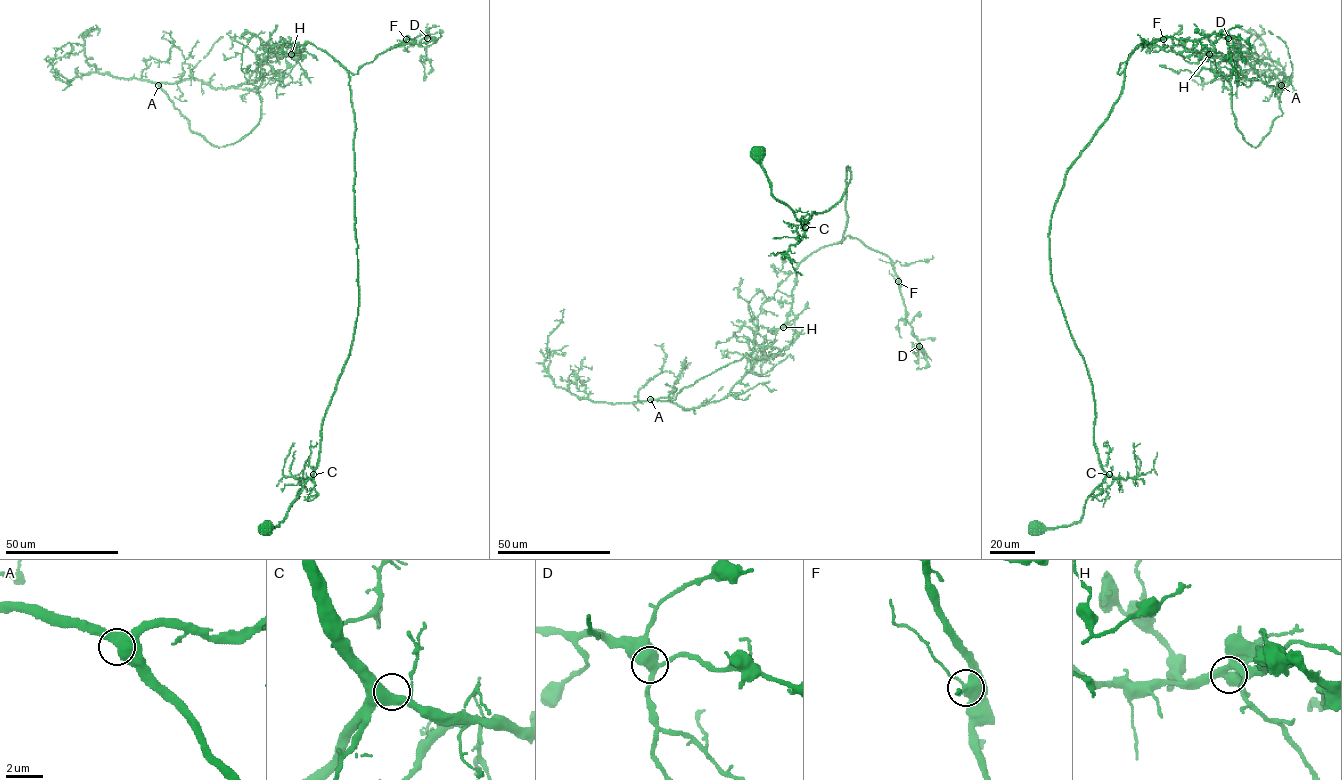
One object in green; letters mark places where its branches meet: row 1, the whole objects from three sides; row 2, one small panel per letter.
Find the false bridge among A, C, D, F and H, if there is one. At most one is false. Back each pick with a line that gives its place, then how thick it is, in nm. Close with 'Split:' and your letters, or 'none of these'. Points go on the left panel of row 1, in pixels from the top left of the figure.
H: Place: (291, 54). Thickness 500 nm
Split: H

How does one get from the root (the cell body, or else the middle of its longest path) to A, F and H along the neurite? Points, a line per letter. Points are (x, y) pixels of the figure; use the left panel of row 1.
A: (268, 525), (316, 465), (357, 320), (348, 72), (310, 43), (286, 55), (266, 44), (236, 87), (158, 85)
F: (268, 525), (283, 520), (316, 465), (322, 421), (357, 320), (356, 124), (348, 72), (356, 73), (406, 39)
H: (268, 525), (283, 520), (316, 465), (322, 421), (351, 347), (359, 301), (348, 72), (310, 43), (291, 54)

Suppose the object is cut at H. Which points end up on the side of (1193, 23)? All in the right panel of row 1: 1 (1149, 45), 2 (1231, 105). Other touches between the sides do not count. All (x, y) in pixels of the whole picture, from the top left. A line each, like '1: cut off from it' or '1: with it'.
1: with it
2: cut off from it

